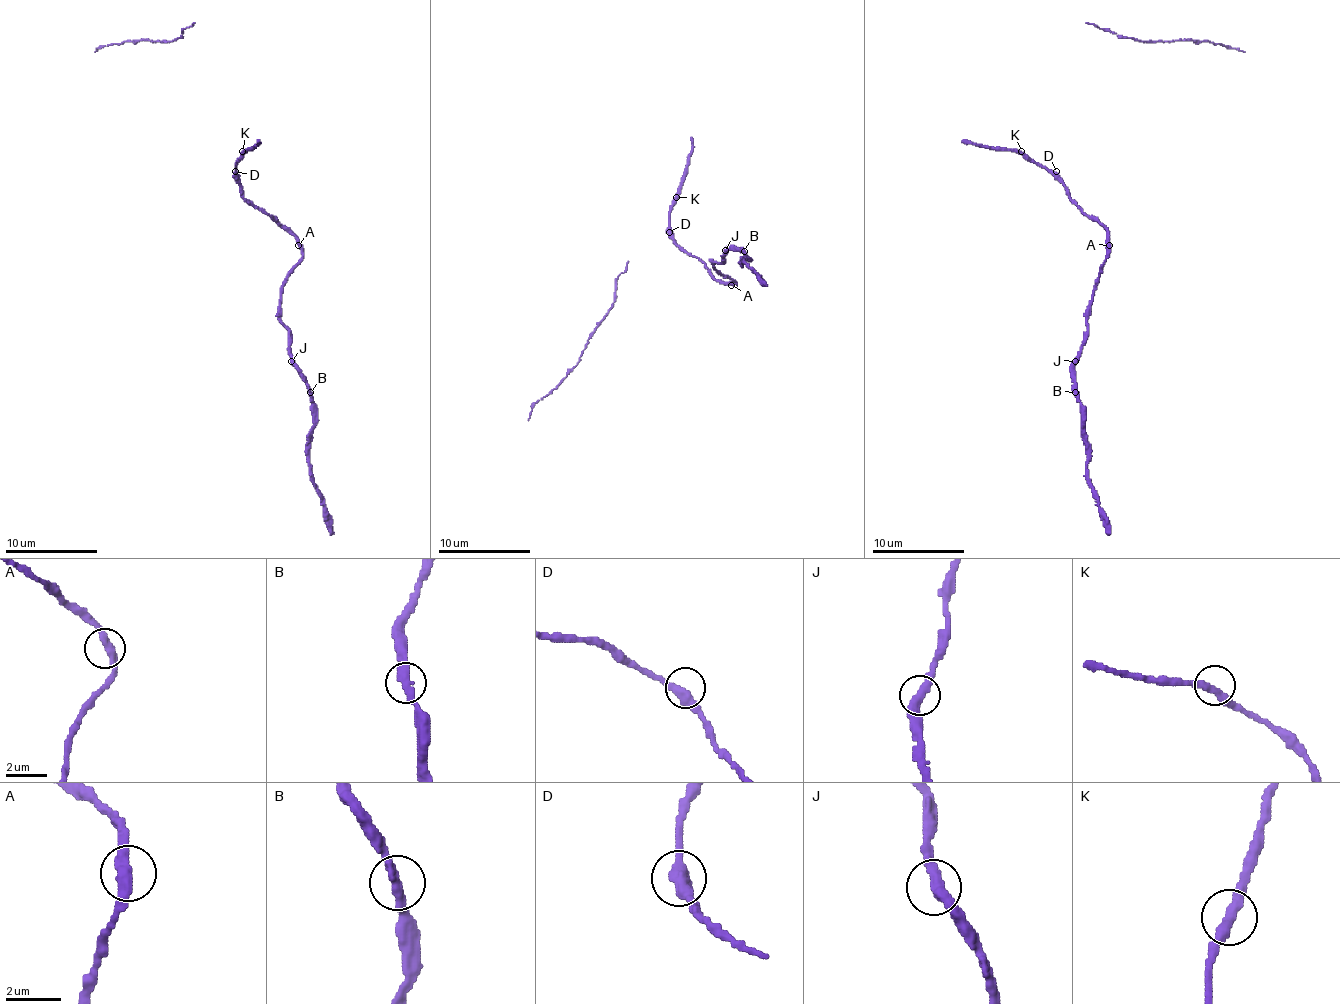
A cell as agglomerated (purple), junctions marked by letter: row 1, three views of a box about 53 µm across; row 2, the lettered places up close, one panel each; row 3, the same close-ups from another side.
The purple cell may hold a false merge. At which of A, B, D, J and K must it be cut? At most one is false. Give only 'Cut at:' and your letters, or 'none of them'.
Cut at: none of them

